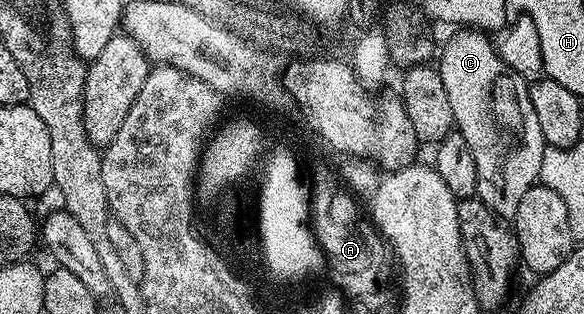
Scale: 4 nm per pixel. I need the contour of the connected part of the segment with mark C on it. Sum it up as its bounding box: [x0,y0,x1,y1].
[438,27,546,219]

